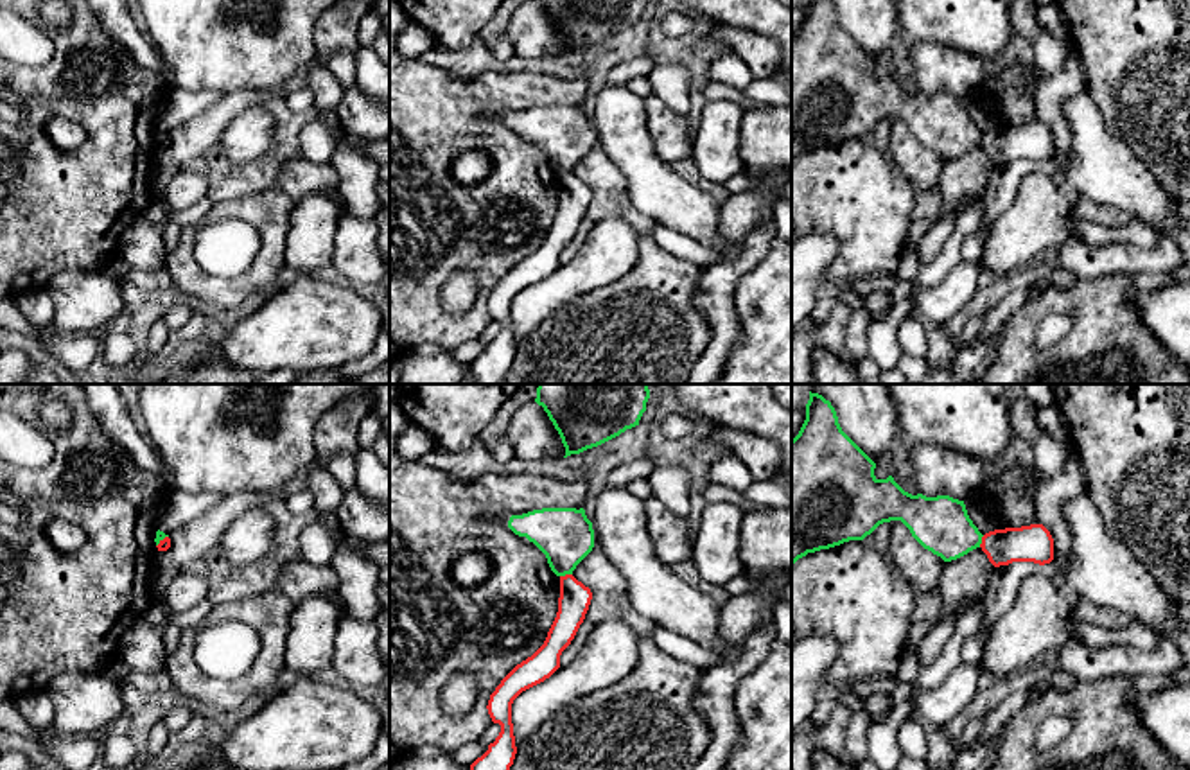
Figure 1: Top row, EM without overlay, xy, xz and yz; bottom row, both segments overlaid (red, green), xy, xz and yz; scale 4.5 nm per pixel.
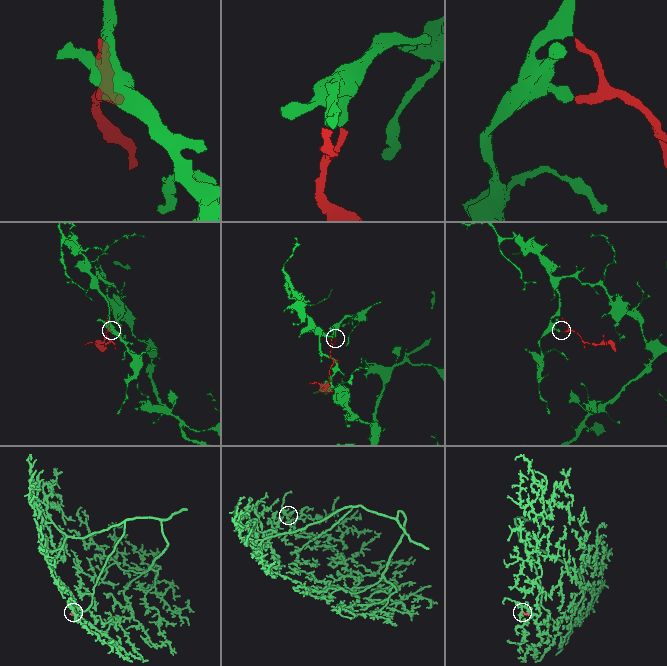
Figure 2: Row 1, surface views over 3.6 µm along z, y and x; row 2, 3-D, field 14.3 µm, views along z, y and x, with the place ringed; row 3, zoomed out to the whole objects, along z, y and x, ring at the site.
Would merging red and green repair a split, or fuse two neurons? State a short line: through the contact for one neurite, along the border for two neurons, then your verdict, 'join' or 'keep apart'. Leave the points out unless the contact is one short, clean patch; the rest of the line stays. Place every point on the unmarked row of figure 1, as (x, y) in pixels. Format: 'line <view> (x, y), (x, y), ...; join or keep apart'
line xz (571, 171), (560, 174); keep apart

